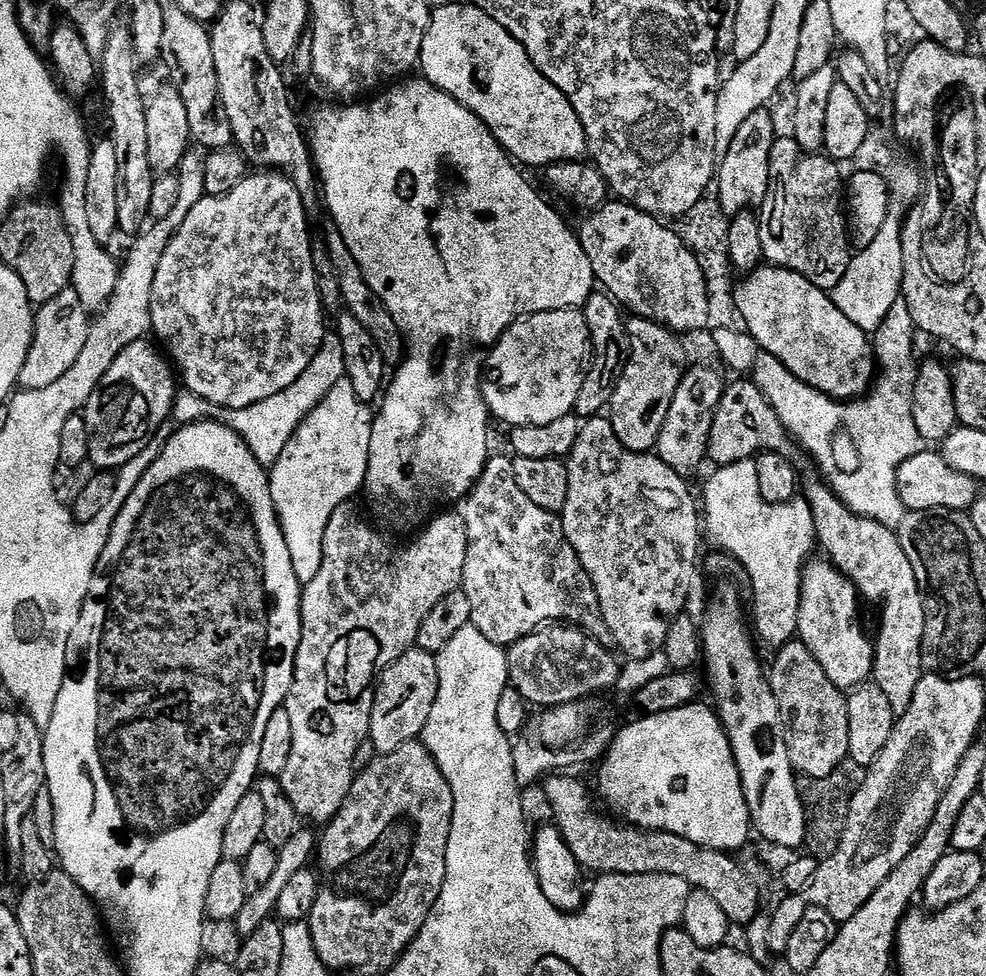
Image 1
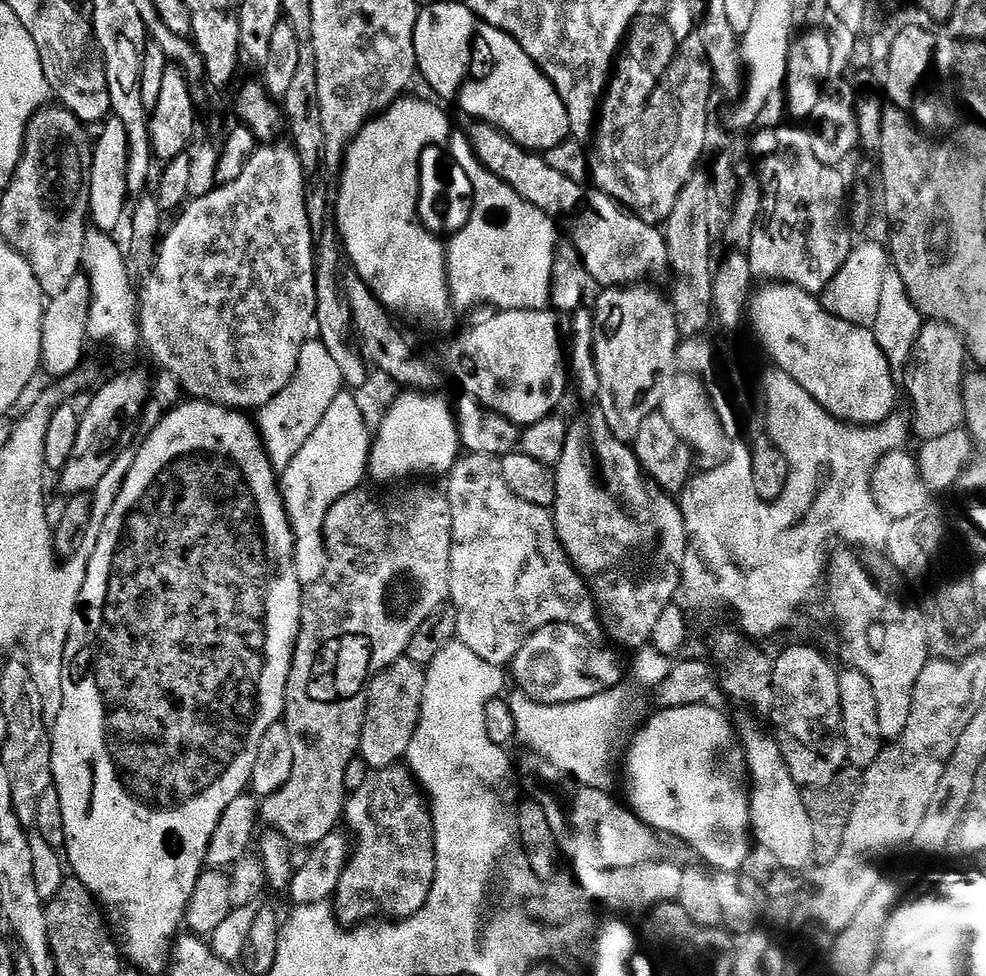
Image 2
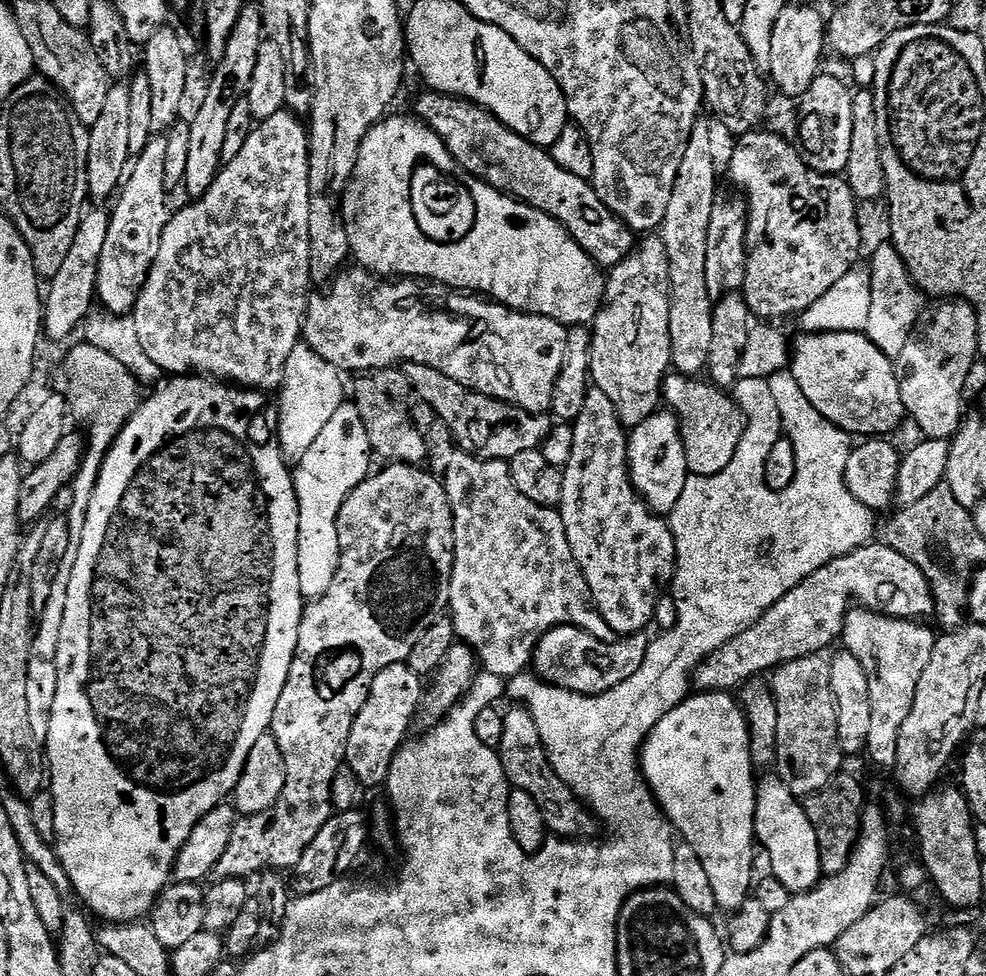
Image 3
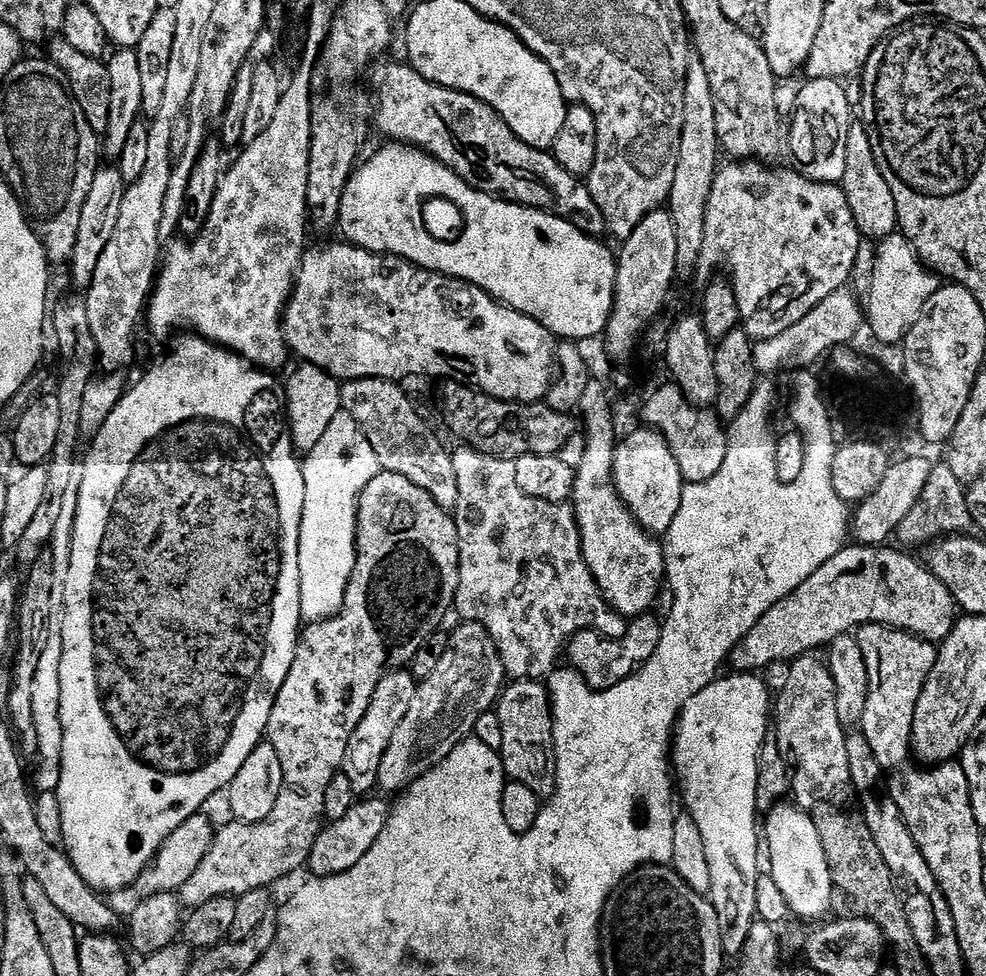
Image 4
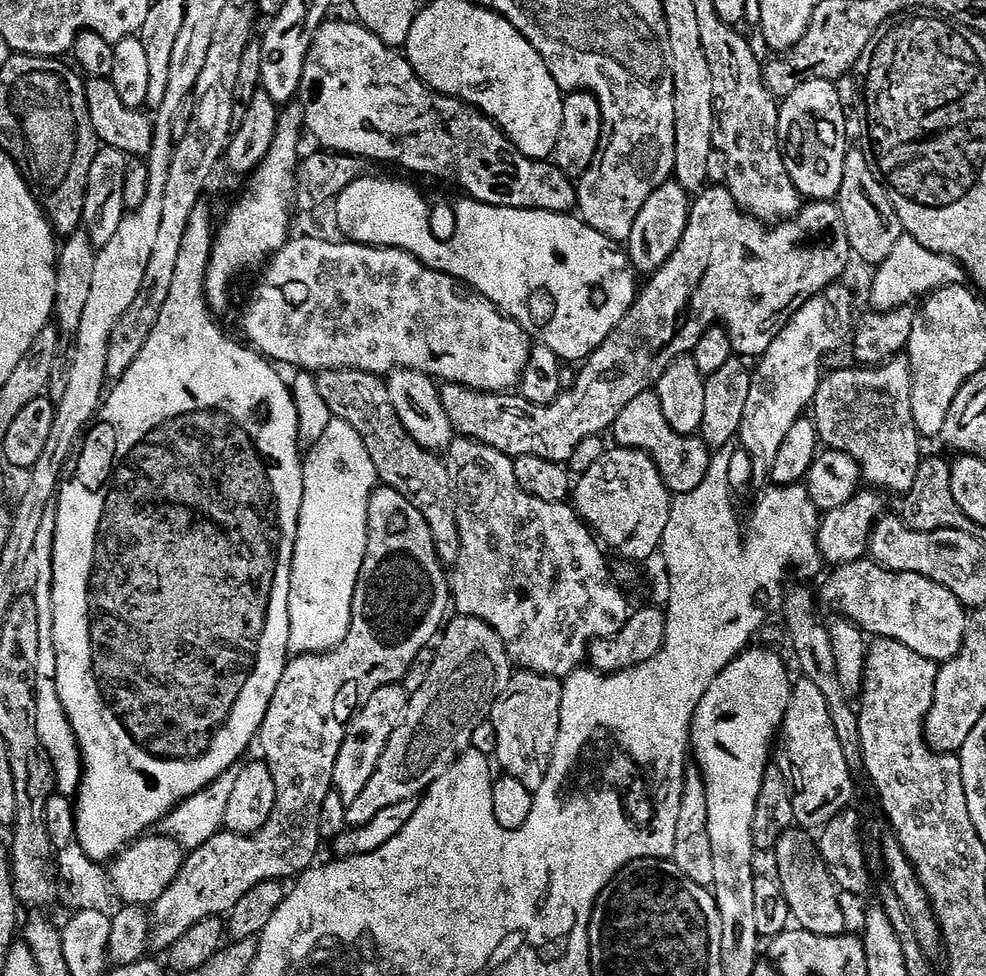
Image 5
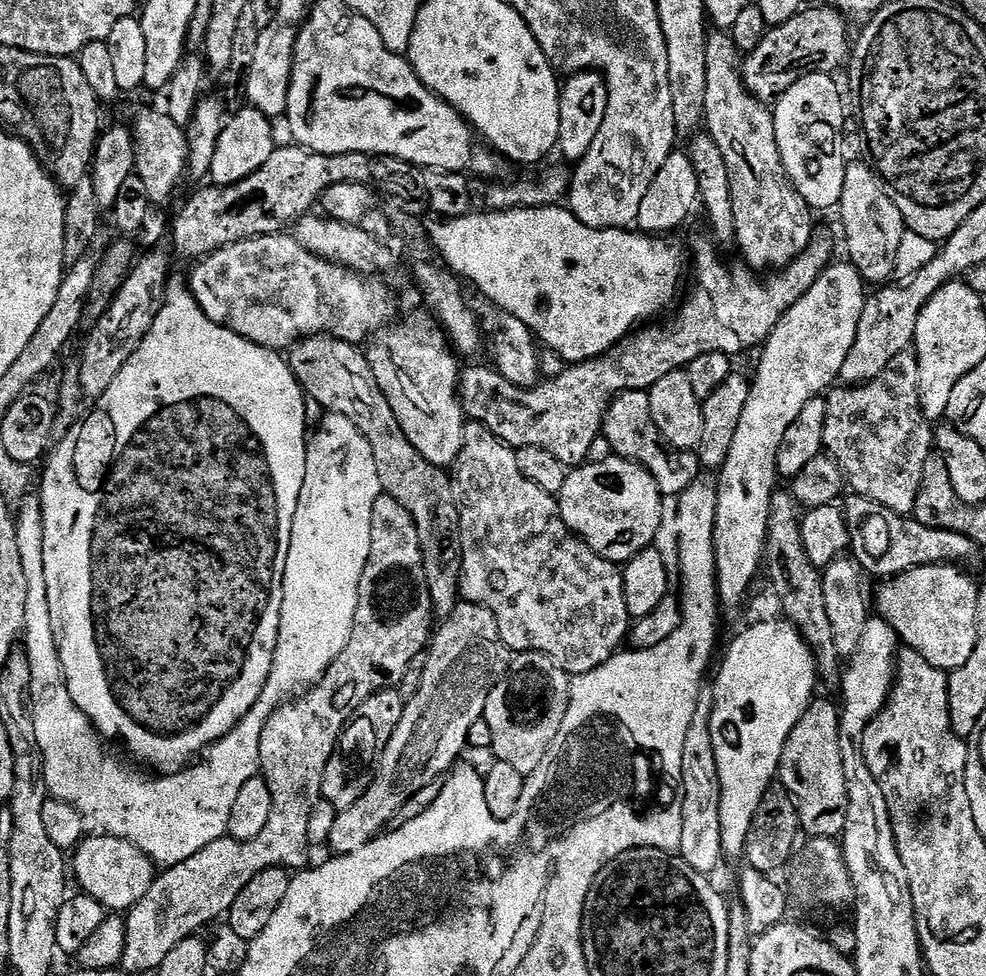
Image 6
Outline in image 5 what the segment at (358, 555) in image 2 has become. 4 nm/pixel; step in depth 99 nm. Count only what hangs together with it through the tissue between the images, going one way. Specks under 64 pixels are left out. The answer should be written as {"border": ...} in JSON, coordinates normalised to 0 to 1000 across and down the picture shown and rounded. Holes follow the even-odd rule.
{"border":[[[382,498],[373,515],[373,558],[367,584],[363,588],[363,600],[359,605],[355,645],[345,660],[333,667],[304,670],[293,675],[286,699],[282,699],[278,715],[274,715],[274,723],[264,745],[262,766],[264,762],[268,769],[266,778],[272,784],[274,793],[278,793],[278,830],[270,846],[255,857],[224,850],[205,868],[188,876],[185,891],[174,907],[164,916],[164,920],[153,927],[152,967],[155,972],[173,971],[181,961],[189,957],[189,953],[193,953],[193,949],[205,945],[205,941],[226,940],[234,934],[237,928],[241,928],[241,920],[245,920],[249,912],[258,912],[262,904],[287,903],[288,898],[300,900],[322,884],[320,872],[327,867],[324,834],[331,814],[338,809],[339,781],[343,777],[343,768],[347,768],[350,746],[375,711],[379,711],[379,707],[409,698],[420,674],[429,664],[435,663],[451,642],[454,623],[456,627],[456,590],[442,567],[442,556],[428,523],[402,500]]]}

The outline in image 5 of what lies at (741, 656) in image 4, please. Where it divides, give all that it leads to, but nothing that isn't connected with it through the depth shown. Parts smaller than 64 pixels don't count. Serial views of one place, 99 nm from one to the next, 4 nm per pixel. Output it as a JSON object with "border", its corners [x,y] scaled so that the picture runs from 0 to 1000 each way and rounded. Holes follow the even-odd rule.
{"border":[[[883,572],[848,580],[841,586],[844,587],[836,598],[835,618],[848,619],[849,625],[852,626],[851,630],[872,640],[877,649],[888,654],[915,658],[940,676],[950,678],[967,676],[976,666],[984,631],[976,616],[959,600],[930,586],[905,586]]]}

